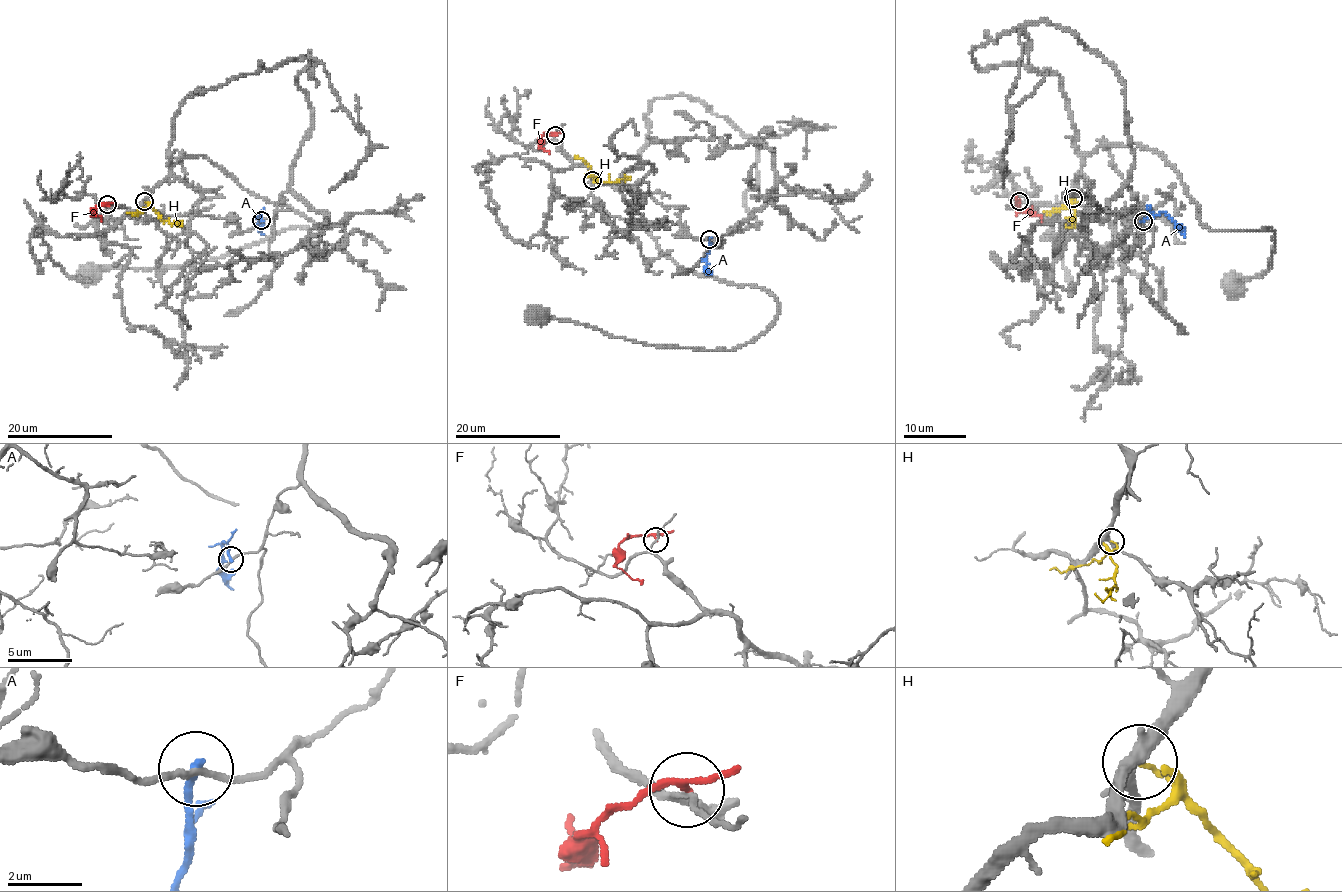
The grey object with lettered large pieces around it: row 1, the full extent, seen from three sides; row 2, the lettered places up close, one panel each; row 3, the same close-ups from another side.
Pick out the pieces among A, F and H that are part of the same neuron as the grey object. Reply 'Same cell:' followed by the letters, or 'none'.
Same cell: none

